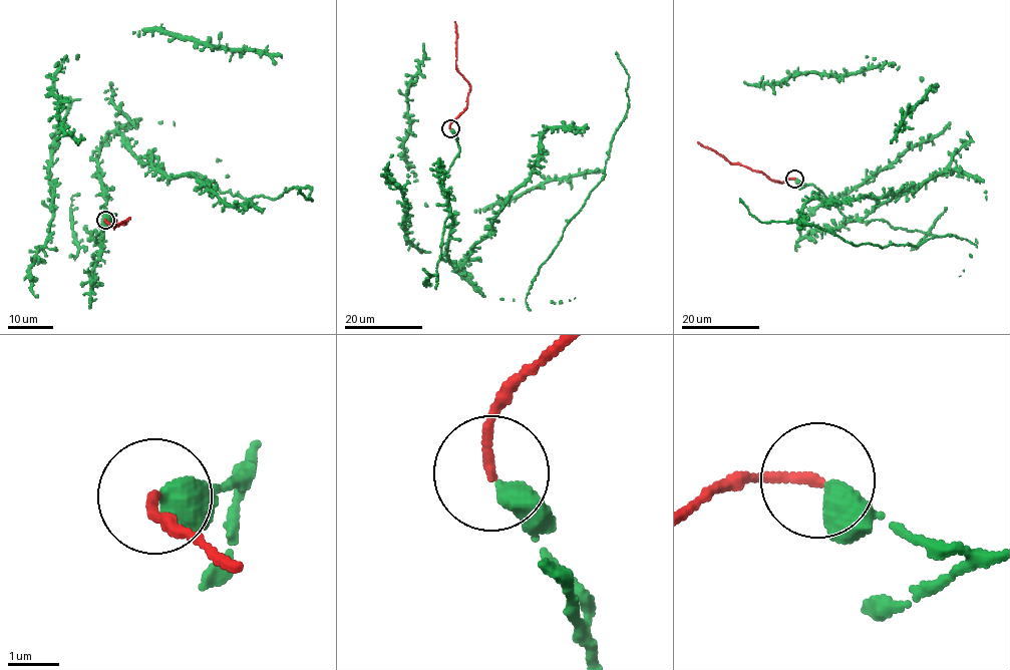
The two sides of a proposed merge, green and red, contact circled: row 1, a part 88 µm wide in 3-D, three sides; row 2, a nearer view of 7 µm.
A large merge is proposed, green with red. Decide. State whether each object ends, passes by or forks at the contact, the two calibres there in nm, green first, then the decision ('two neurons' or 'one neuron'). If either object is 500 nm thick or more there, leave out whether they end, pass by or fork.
500/170 nm | one neuron

